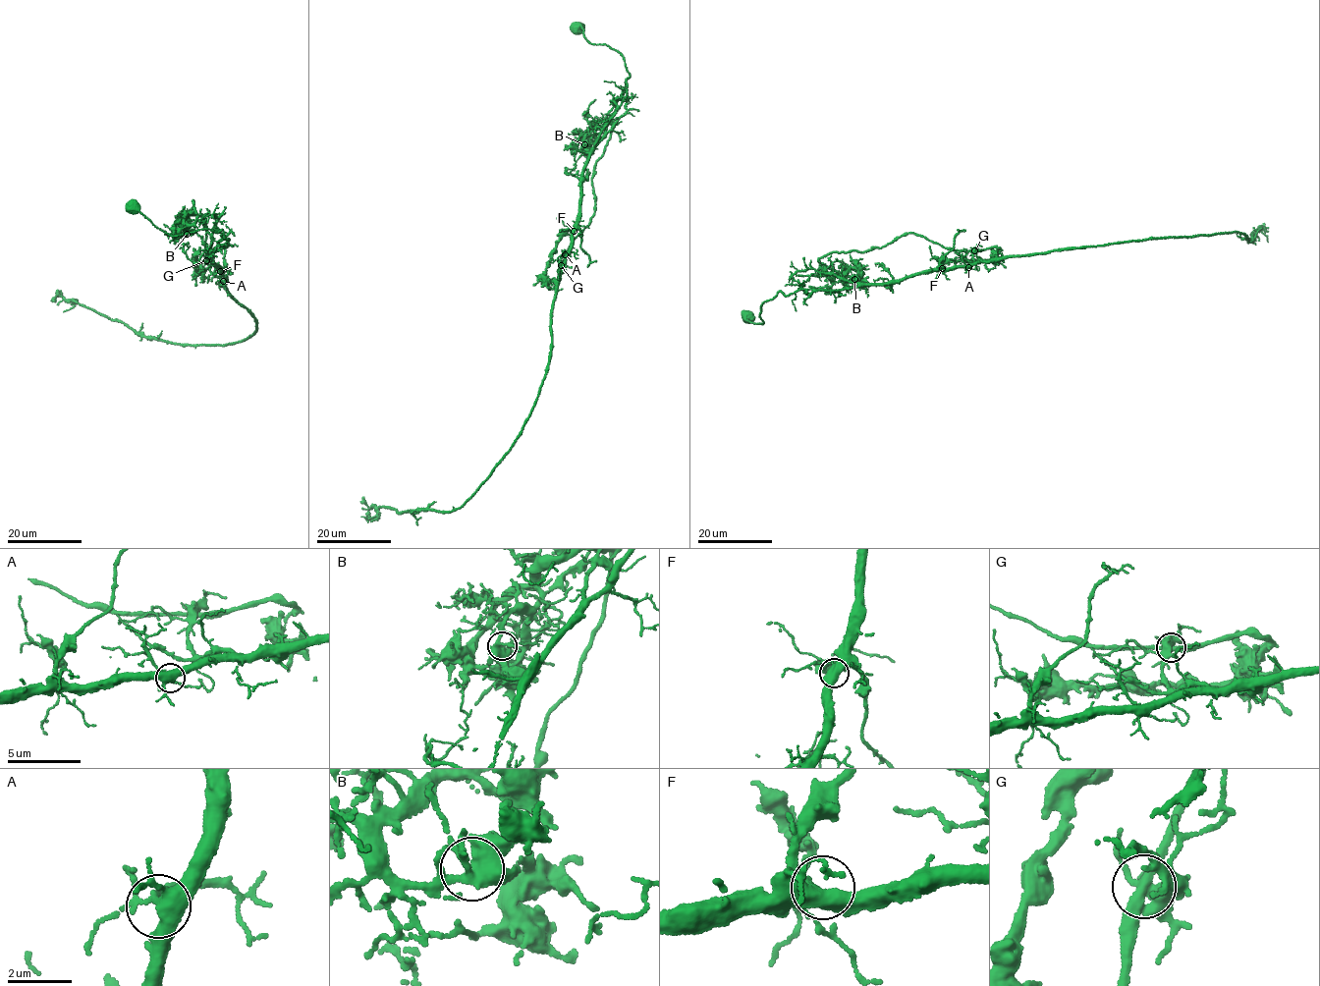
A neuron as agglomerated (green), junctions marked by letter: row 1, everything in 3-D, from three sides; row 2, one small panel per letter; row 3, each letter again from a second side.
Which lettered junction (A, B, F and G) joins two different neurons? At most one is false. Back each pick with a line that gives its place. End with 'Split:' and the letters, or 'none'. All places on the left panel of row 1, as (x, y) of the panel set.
G: place (206, 260)
Split: G

